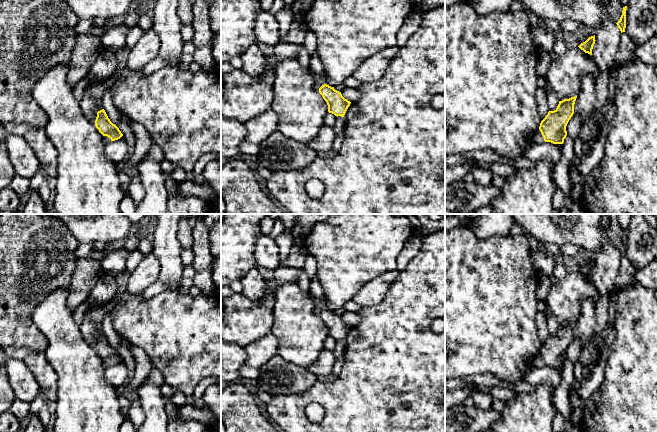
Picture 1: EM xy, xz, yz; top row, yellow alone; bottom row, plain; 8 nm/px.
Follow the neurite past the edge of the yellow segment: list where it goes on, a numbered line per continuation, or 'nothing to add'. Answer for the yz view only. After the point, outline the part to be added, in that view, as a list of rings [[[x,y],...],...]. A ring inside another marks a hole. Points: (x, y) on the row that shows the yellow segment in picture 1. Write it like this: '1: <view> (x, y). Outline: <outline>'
1: yz (537, 137). Outline: [[[537,130],[533,133],[532,137],[529,139],[530,143],[543,143],[544,138],[540,132],[540,130]]]

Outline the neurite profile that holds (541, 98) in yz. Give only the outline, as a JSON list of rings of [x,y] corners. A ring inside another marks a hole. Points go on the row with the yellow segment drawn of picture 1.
[[[539,87],[537,88],[536,102],[538,105],[538,113],[541,117],[541,120],[543,120],[545,116],[548,114],[548,112],[550,111],[548,108],[548,99],[544,88],[539,88]]]

